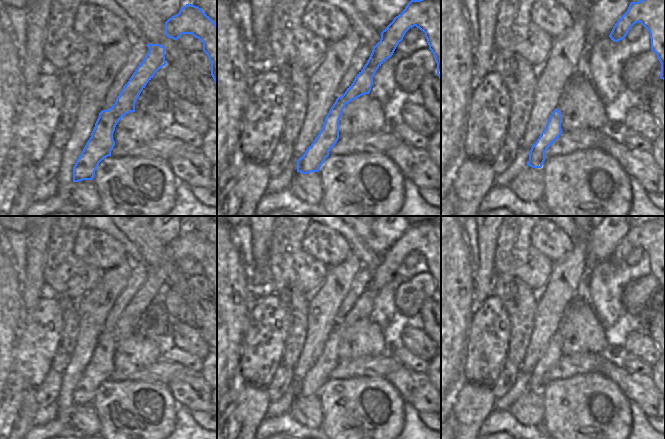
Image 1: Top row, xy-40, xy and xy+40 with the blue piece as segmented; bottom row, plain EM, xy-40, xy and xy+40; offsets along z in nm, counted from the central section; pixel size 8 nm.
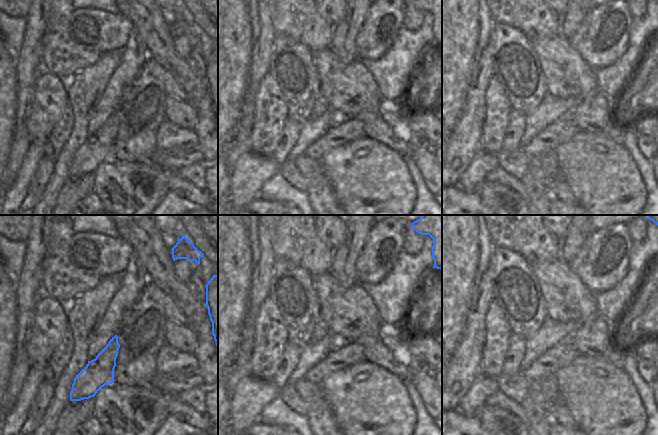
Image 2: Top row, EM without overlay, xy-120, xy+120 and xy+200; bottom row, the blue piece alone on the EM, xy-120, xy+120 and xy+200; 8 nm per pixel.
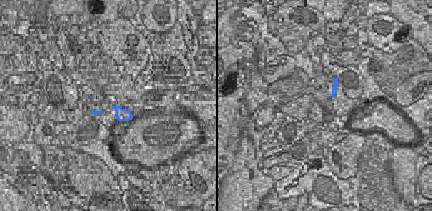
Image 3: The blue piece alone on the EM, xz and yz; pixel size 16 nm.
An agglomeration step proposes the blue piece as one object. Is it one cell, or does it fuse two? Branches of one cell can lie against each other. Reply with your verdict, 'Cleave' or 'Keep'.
Keep.

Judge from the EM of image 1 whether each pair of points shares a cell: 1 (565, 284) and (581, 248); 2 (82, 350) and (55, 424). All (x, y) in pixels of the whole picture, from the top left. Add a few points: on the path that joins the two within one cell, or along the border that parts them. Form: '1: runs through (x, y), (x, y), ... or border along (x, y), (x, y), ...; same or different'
1: runs through (567, 275), (577, 257); same
2: border along (54, 402), (57, 416), (68, 422); different

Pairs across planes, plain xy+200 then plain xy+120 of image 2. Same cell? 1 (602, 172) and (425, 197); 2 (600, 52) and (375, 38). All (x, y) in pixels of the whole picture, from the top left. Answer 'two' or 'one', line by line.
1: two
2: one

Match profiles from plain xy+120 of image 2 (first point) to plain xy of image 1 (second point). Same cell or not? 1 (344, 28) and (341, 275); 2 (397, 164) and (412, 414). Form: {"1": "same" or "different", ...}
{"1": "same", "2": "different"}

